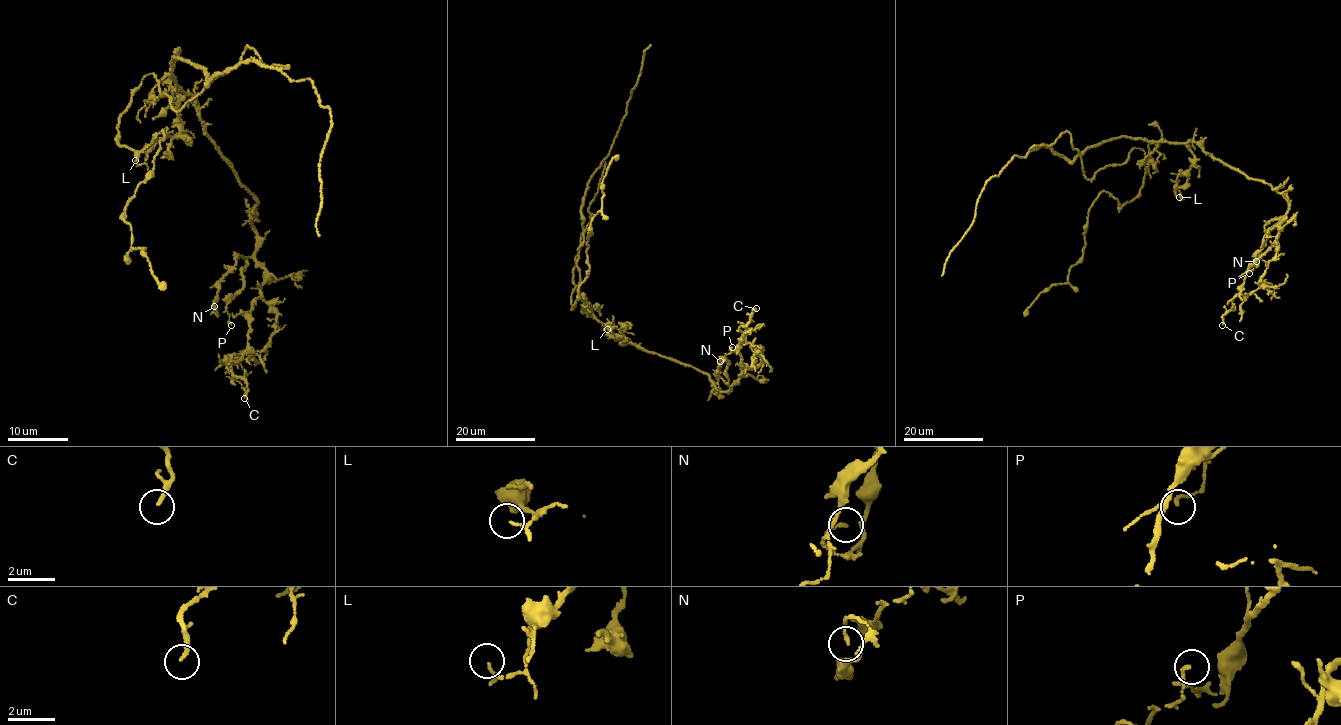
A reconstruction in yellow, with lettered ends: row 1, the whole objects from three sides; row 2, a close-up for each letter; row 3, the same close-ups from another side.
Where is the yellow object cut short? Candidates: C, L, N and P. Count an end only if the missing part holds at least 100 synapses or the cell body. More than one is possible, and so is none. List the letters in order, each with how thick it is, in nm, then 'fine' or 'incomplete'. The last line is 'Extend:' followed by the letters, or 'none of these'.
C: calibre 120 nm; fine
L: calibre 100 nm; fine
N: calibre 120 nm; fine
P: calibre 140 nm; fine
Extend: none of these

